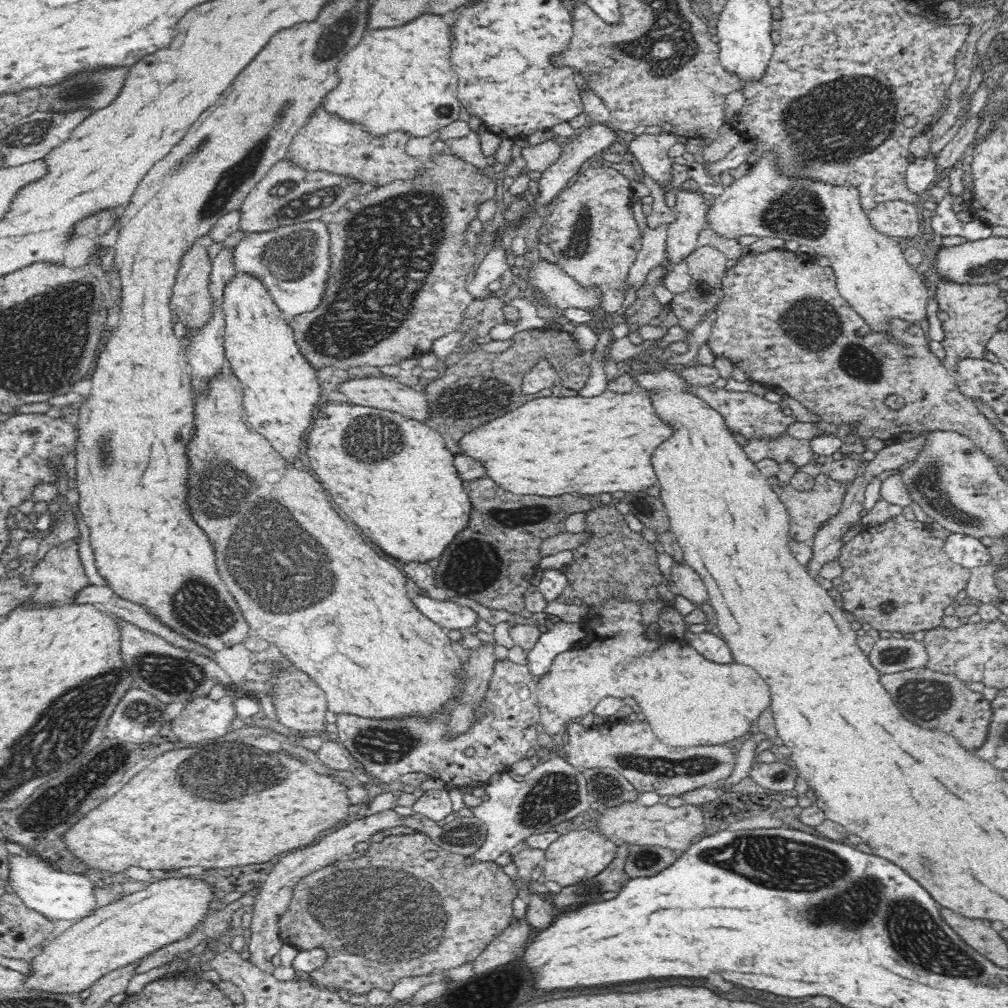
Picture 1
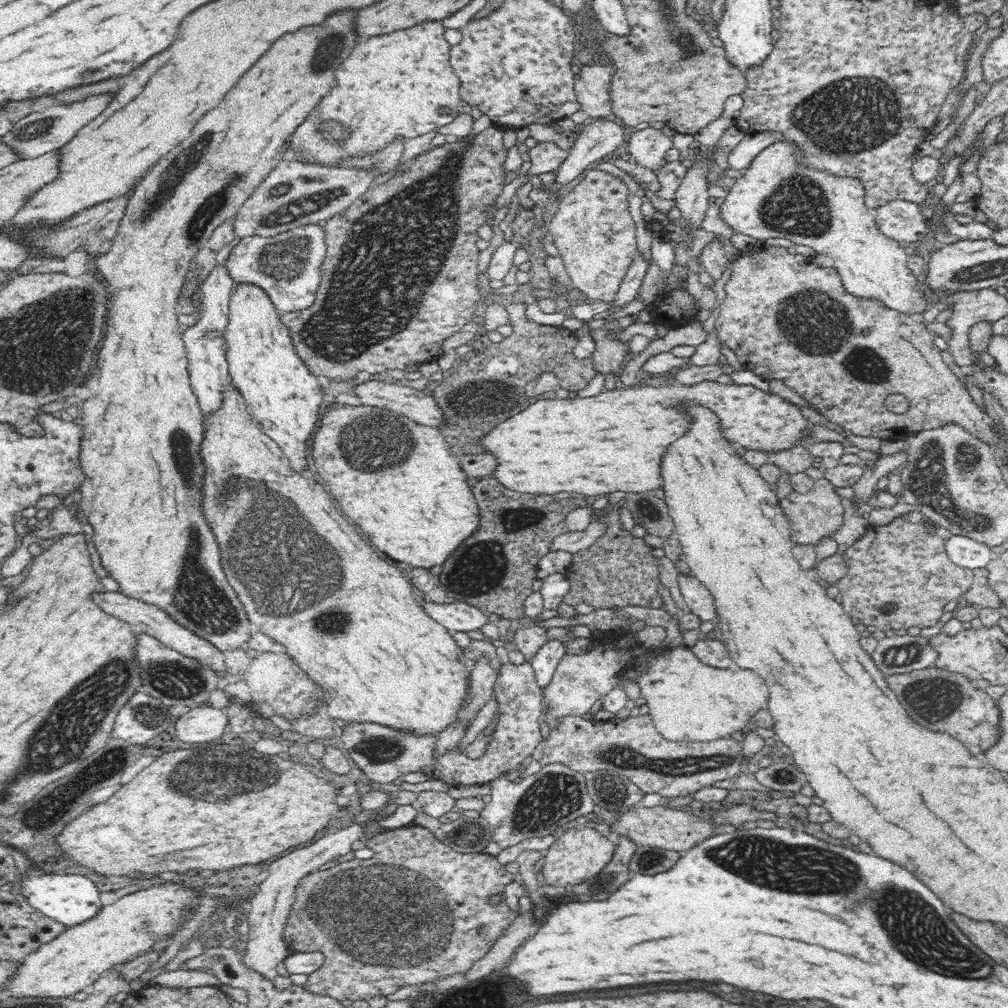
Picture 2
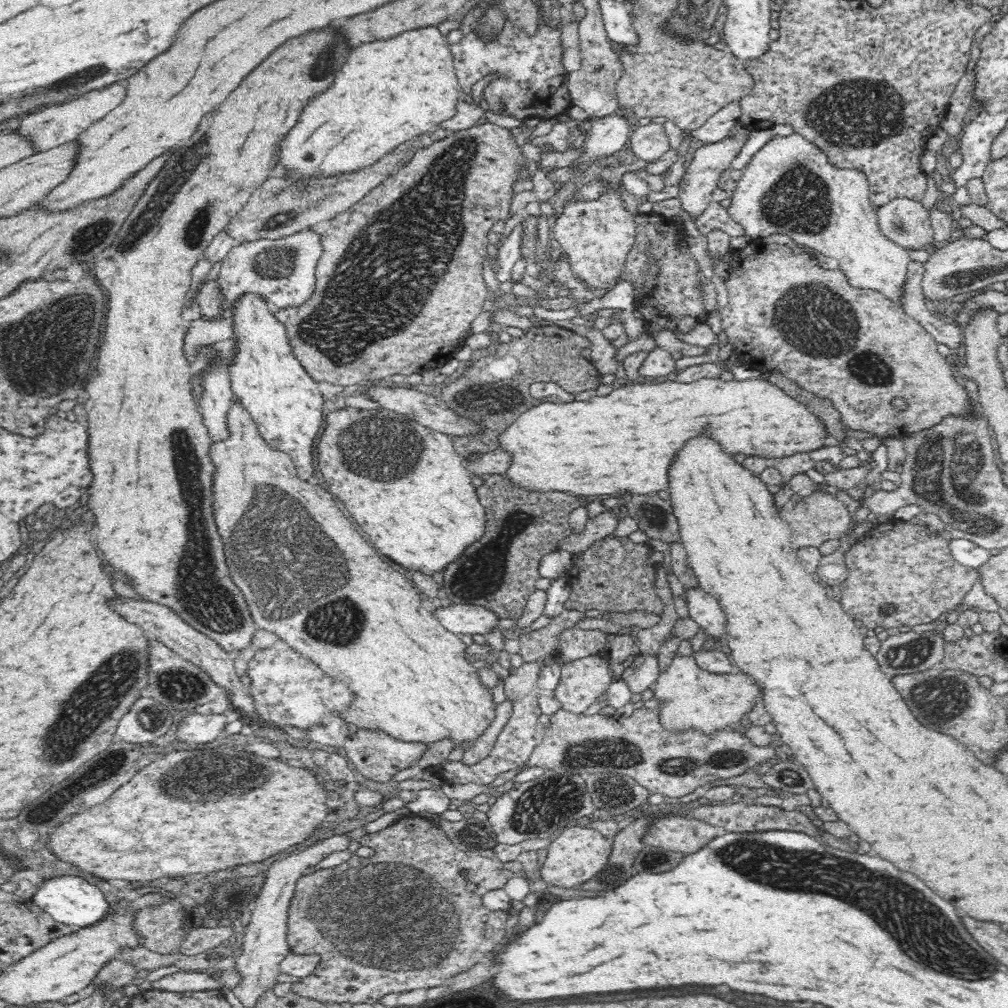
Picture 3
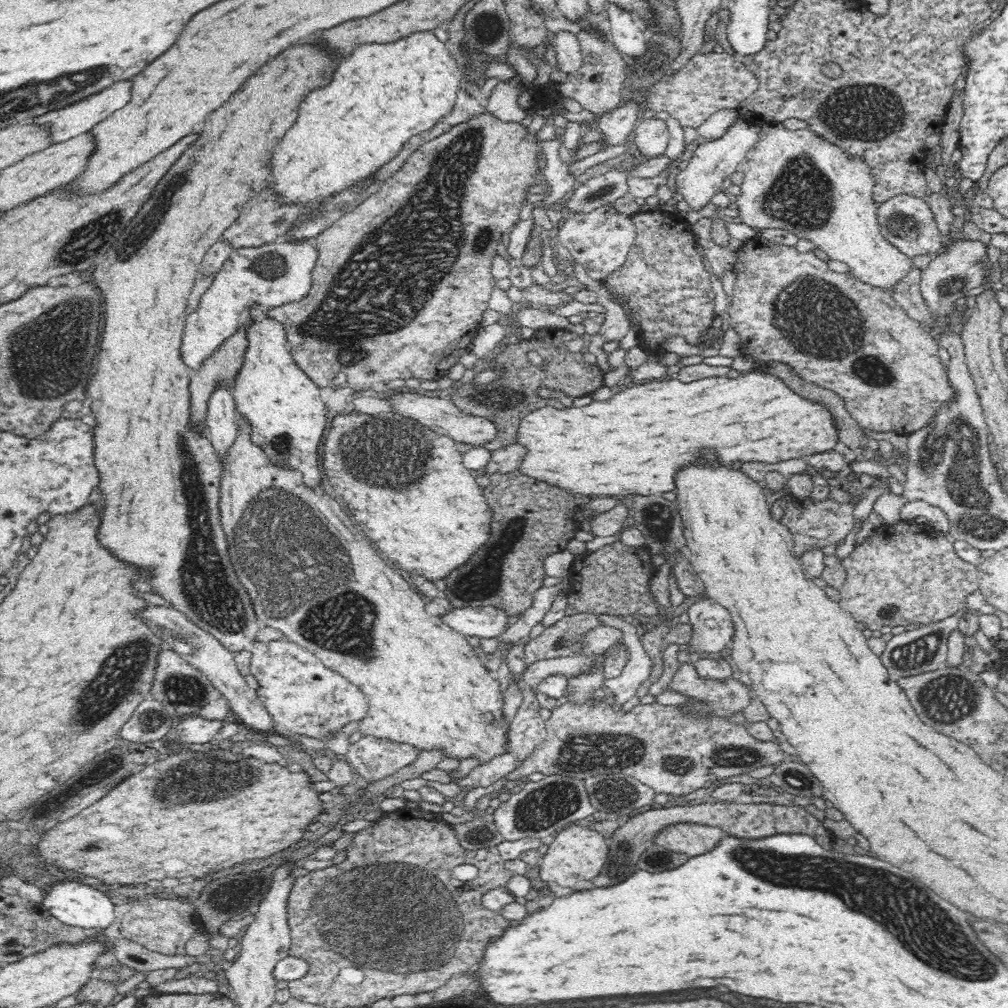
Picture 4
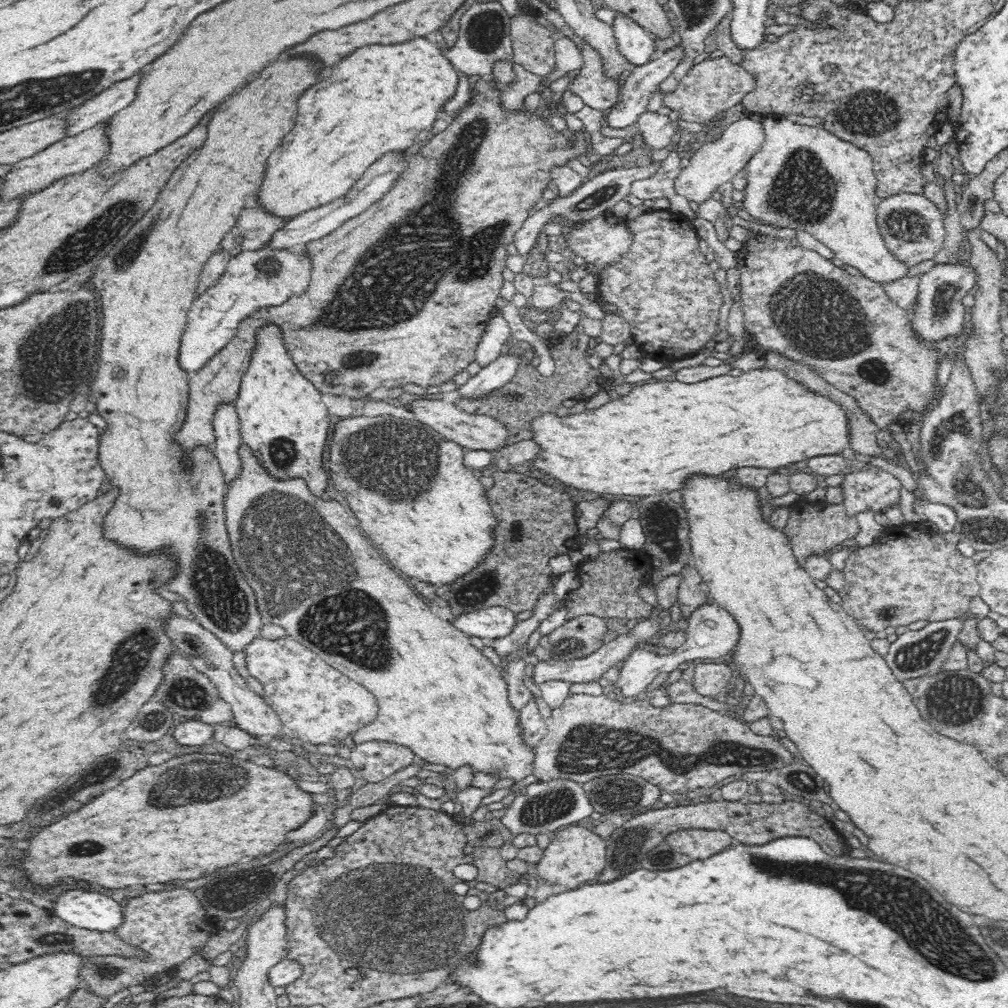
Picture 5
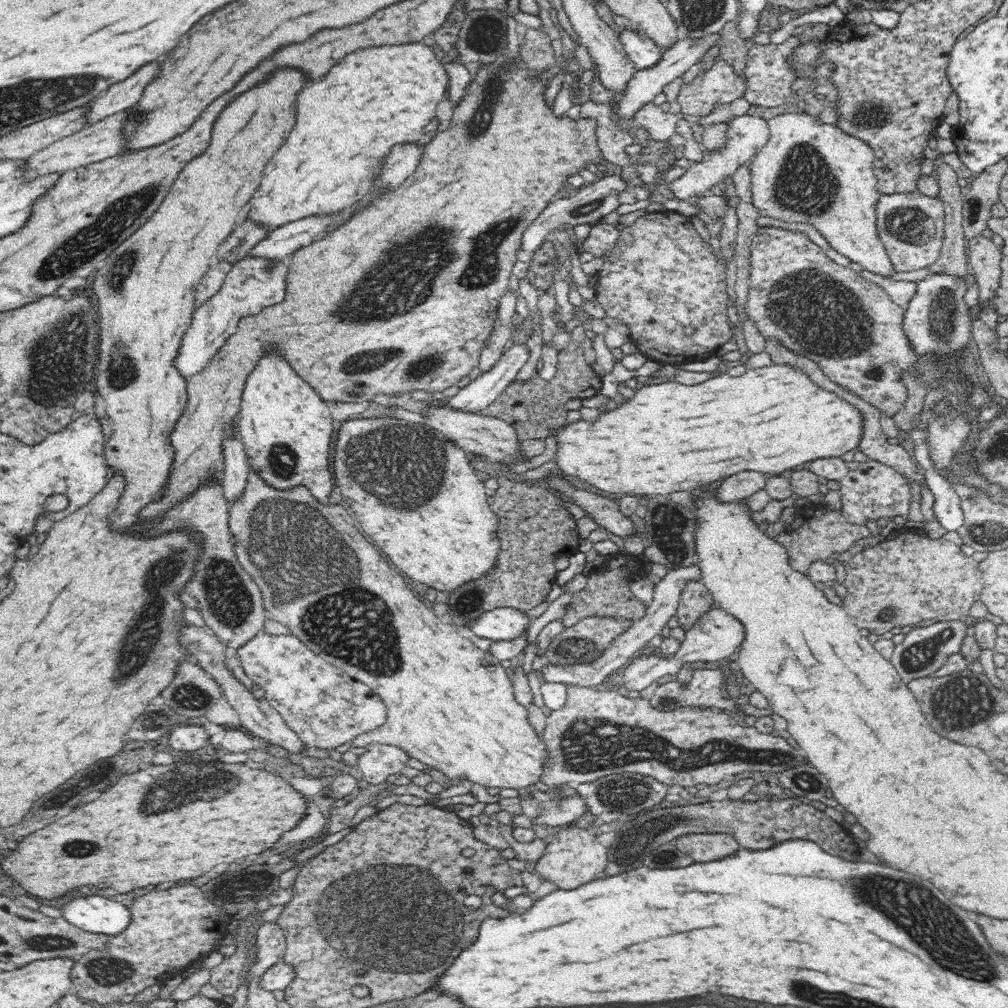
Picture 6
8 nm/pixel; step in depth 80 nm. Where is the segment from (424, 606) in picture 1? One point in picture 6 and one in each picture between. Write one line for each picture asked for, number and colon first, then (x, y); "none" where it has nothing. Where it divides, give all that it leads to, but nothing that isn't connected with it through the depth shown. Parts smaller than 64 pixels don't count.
2: (457, 617)
3: (468, 619)
4: (485, 622)
5: (490, 623)
6: (503, 623)

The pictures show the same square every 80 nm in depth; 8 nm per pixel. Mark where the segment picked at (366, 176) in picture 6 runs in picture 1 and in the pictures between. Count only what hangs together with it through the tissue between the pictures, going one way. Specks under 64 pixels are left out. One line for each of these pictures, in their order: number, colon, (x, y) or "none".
1: (402, 78)
2: (400, 84)
3: (389, 91)
4: (383, 94)
5: (375, 101)

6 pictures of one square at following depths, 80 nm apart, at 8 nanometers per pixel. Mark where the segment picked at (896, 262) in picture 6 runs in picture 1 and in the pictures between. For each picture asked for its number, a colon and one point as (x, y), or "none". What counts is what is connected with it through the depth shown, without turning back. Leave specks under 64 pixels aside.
1: (895, 219)
2: (902, 221)
3: (906, 222)
4: (908, 224)
5: (912, 227)

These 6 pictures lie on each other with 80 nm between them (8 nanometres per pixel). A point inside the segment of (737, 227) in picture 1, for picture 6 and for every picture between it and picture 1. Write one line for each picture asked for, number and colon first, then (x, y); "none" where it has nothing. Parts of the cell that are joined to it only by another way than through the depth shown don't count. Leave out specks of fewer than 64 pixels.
2: (777, 198)
3: (788, 187)
4: (792, 180)
5: (804, 178)
6: (812, 173)

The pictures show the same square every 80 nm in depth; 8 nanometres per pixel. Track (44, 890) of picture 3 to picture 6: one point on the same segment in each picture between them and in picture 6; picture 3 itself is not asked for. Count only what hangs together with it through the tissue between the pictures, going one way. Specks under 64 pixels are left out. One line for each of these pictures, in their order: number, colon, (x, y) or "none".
4: (71, 902)
5: (79, 907)
6: (95, 913)

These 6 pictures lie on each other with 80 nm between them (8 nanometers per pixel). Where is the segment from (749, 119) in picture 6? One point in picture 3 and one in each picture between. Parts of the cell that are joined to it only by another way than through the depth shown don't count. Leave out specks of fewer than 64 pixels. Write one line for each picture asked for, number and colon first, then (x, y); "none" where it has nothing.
3: (701, 178)
4: (697, 181)
5: (713, 163)

